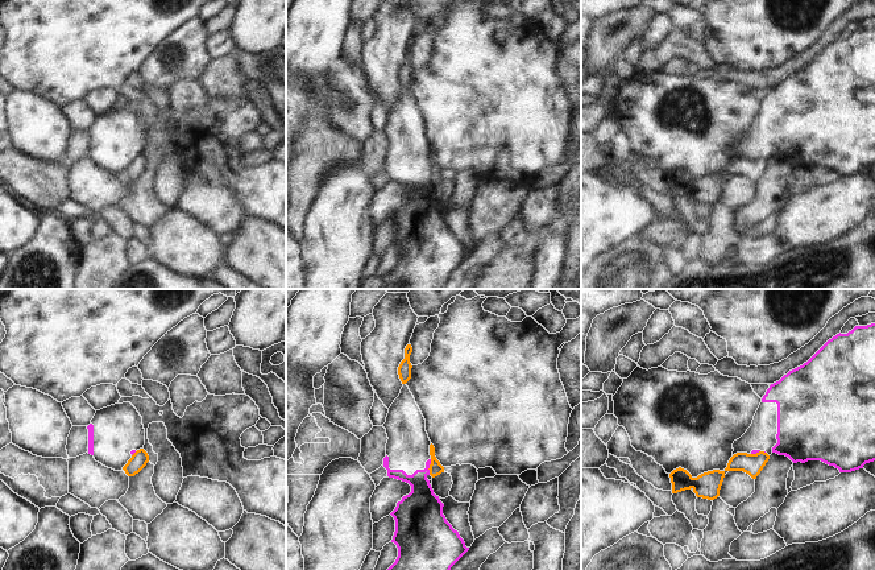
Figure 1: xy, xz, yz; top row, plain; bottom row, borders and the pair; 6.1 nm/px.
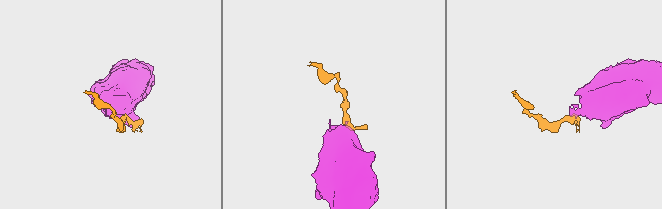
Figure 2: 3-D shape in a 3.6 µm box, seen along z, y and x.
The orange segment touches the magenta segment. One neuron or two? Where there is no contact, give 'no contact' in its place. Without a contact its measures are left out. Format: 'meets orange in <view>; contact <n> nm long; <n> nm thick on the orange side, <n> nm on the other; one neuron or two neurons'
meets orange in xz; contact 100 nm long; 80 nm thick on the orange side, 220 nm on the other; two neurons

